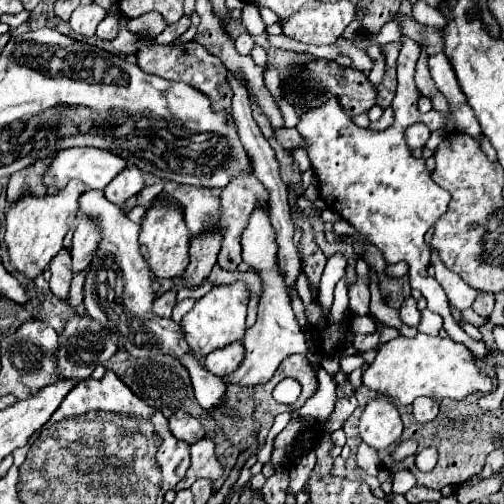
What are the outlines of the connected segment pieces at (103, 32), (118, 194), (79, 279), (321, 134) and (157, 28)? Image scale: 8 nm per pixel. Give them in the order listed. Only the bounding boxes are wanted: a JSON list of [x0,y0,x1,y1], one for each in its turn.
[[96,14,119,40],[103,165,145,205],[67,266,89,308],[297,35,487,357],[127,12,165,37]]

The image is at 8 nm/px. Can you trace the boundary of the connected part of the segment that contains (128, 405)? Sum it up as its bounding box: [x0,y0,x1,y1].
[51,371,153,424]

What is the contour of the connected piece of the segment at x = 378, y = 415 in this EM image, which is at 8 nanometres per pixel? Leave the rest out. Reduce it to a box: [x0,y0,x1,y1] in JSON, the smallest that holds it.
[359,399,403,451]

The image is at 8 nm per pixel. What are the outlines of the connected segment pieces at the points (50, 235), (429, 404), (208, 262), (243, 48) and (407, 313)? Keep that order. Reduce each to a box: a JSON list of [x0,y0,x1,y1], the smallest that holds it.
[[5,181,85,281],[413,397,439,423],[185,235,221,285],[235,33,255,55],[399,297,421,327]]

